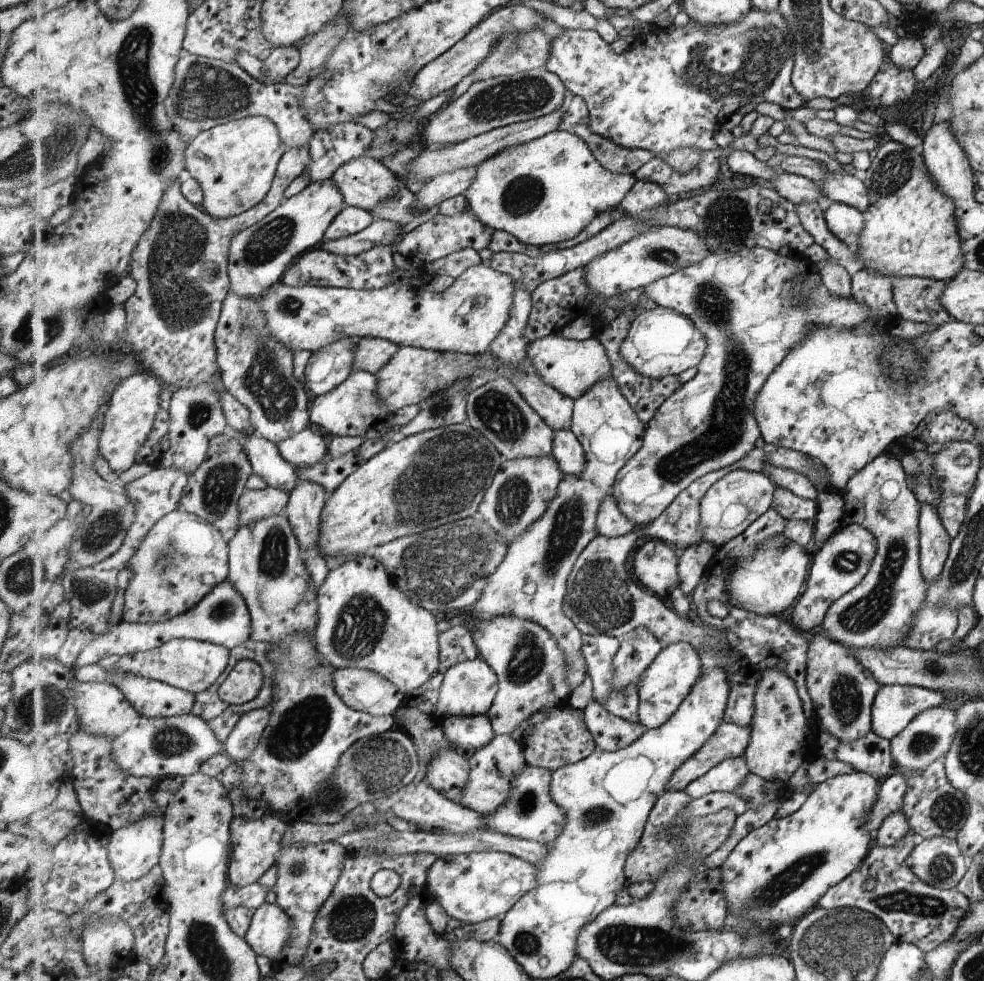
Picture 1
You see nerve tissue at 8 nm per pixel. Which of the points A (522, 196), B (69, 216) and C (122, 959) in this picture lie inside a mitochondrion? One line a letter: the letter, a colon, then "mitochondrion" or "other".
A: mitochondrion
B: other
C: other

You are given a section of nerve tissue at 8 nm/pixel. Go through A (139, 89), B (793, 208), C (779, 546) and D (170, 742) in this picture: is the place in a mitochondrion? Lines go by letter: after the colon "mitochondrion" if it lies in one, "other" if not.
A: mitochondrion
B: other
C: mitochondrion
D: mitochondrion

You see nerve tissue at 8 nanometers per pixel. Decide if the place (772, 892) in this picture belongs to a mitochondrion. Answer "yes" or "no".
yes

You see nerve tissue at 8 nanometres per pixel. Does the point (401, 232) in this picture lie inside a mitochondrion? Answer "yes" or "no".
no

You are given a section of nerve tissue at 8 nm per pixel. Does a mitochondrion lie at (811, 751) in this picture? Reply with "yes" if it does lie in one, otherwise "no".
no

